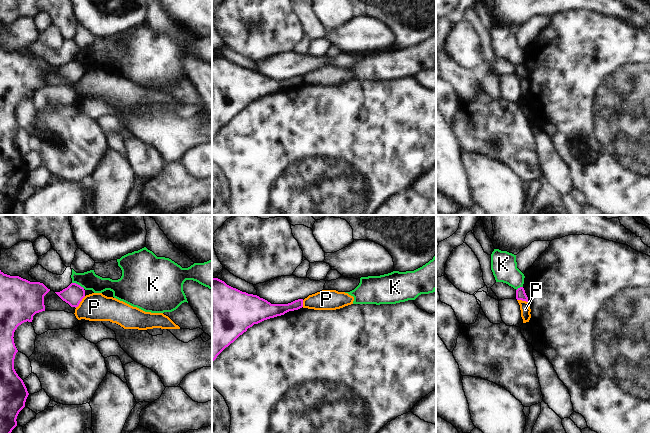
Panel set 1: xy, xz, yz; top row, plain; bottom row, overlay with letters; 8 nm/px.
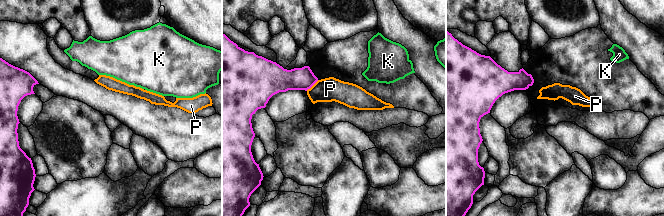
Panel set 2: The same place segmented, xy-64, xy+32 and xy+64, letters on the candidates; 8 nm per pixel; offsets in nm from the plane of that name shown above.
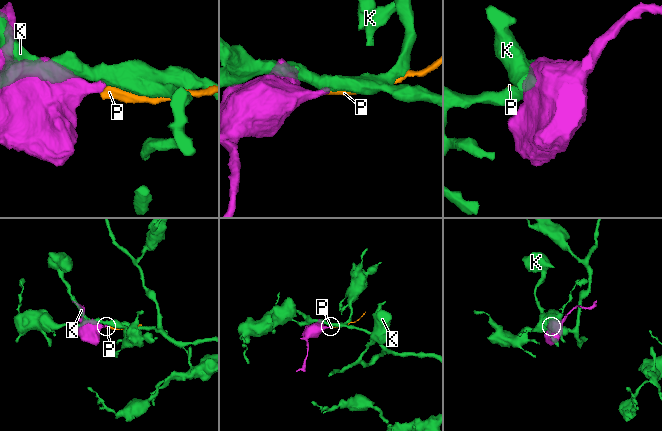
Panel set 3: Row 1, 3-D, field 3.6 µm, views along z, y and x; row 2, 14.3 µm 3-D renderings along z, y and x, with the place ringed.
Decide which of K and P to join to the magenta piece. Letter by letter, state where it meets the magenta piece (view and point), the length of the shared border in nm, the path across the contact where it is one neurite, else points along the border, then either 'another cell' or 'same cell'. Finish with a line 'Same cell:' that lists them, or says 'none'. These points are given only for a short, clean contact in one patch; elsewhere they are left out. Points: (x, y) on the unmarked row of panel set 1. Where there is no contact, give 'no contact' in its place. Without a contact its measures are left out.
K: meets magenta in xy at (78, 61); contact 120 nm long; border along xy (72, 58), (84, 64); another cell
P: meets magenta in xy at (80, 77); contact 130 nm long; border along xy (85, 72), (75, 83); another cell
Same cell: none

